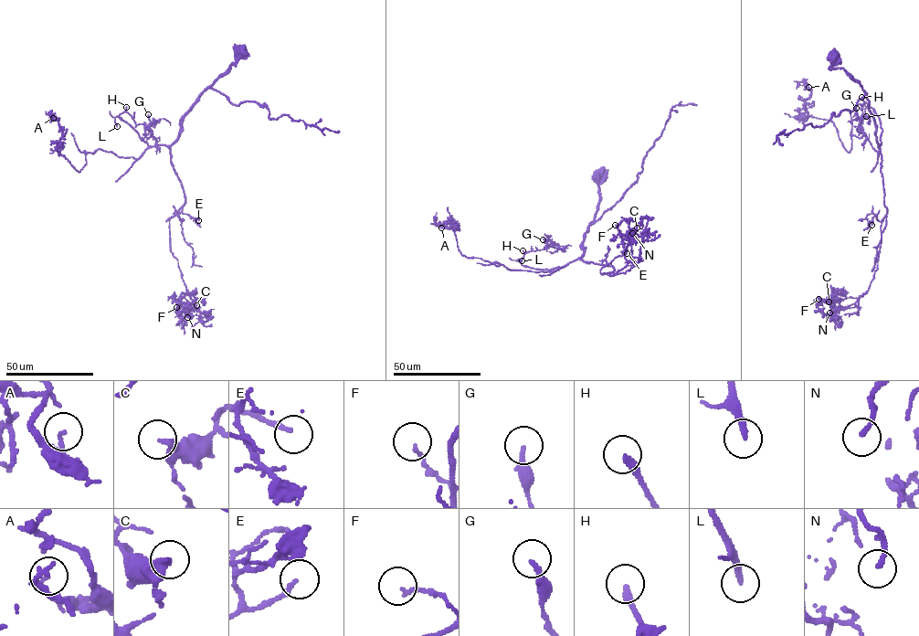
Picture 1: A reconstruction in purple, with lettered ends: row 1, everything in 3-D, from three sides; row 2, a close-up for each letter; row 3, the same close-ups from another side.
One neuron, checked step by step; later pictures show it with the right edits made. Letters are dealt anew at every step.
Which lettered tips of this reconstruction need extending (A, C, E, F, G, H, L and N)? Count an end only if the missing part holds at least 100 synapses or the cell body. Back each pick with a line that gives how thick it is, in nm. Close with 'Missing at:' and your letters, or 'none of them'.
E: Thickness 170 nm
G: Thickness 240 nm
H: Thickness 280 nm
L: Thickness 220 nm
Missing at: E, G, H, L

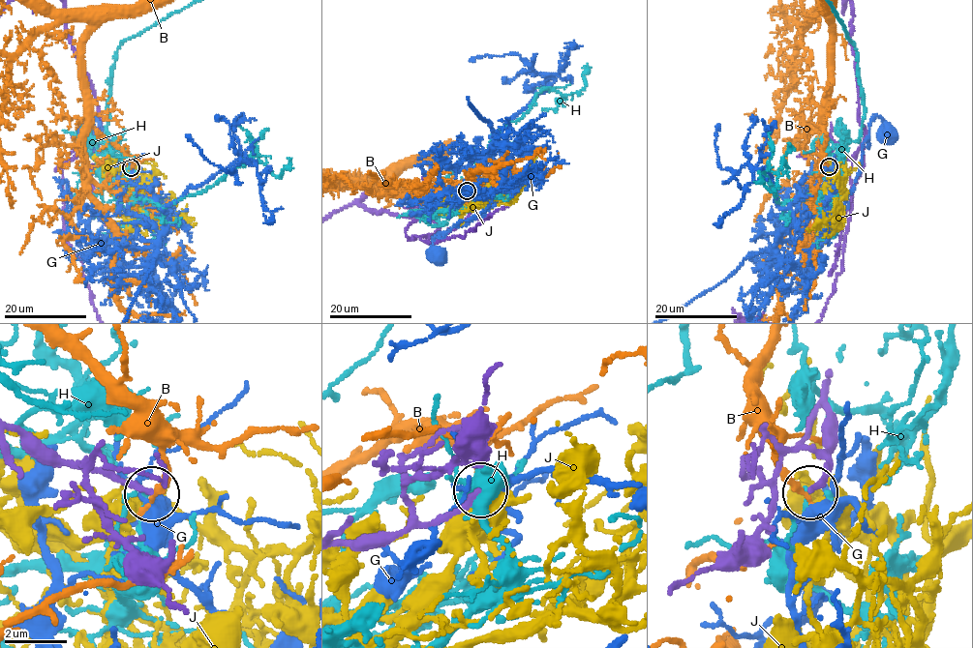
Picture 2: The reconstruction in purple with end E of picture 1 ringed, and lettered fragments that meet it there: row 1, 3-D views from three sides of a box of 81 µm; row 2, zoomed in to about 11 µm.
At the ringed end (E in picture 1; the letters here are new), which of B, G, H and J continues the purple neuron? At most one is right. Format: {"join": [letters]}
{"join": []}

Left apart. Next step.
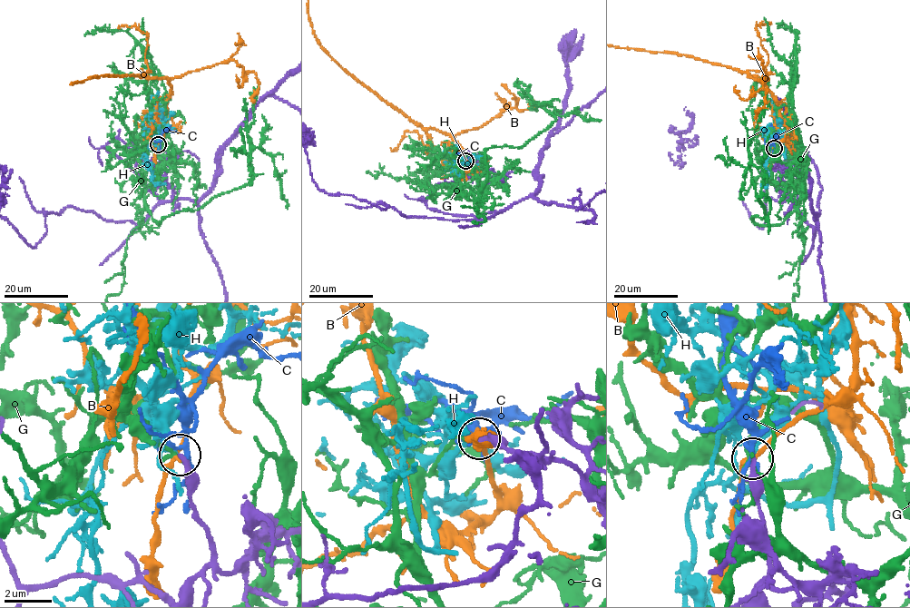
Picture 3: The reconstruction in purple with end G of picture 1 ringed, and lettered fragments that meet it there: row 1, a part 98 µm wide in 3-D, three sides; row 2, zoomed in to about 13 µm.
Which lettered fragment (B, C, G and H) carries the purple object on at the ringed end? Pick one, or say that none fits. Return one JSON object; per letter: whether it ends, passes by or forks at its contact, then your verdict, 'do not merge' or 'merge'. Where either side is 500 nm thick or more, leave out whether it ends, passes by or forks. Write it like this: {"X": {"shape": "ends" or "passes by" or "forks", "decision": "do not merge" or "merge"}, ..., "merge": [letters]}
{"B": {"shape": "passes by", "decision": "do not merge"}, "C": {"shape": "forks", "decision": "do not merge"}, "G": {"shape": "ends", "decision": "do not merge"}, "H": {"shape": "ends", "decision": "merge"}, "merge": ["H"]}

